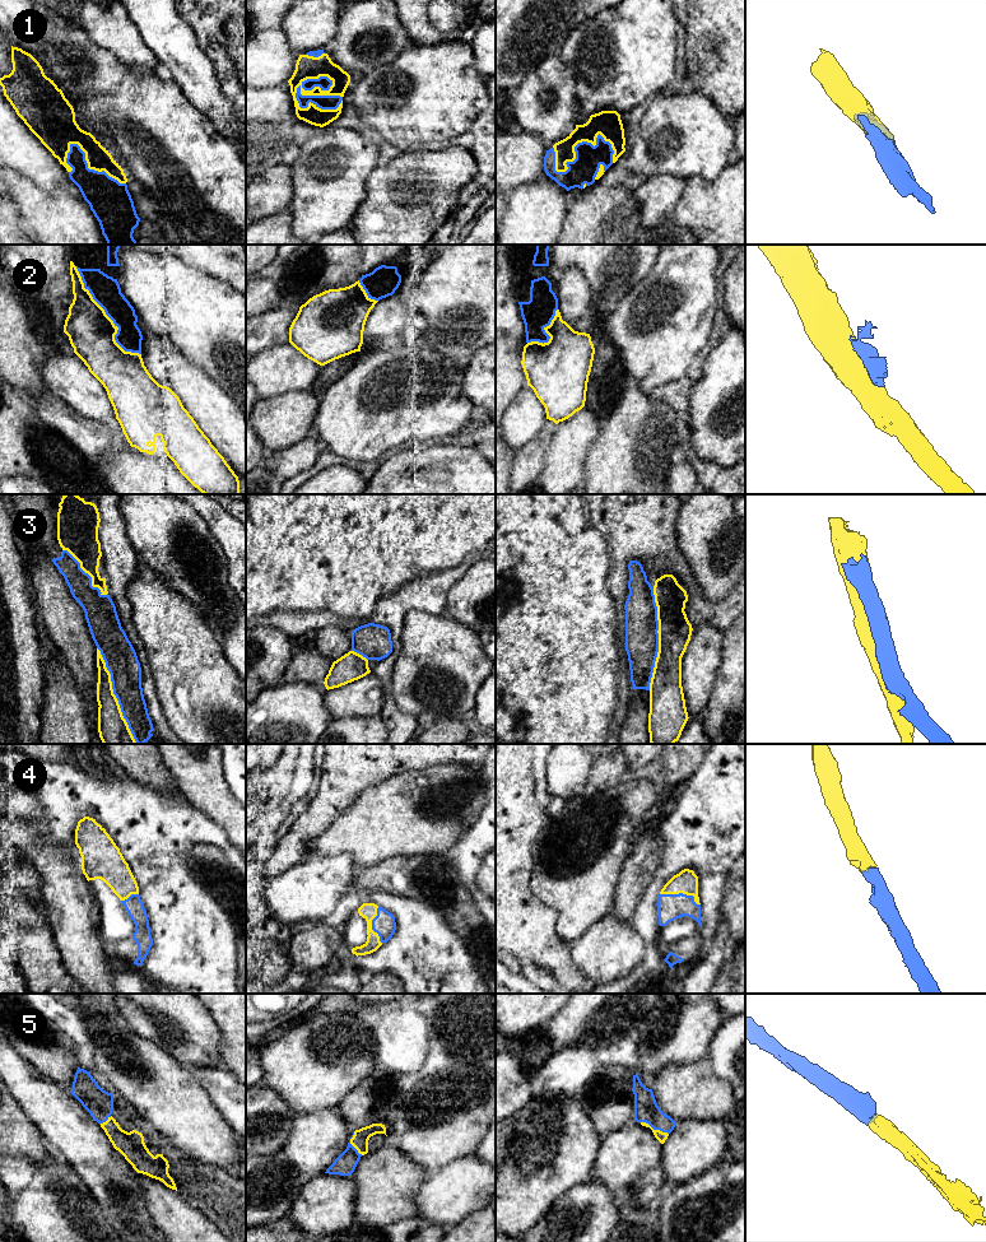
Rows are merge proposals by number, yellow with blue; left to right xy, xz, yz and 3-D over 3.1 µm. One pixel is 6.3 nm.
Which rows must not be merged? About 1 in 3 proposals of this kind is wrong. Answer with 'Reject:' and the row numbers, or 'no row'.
Reject: 2, 3

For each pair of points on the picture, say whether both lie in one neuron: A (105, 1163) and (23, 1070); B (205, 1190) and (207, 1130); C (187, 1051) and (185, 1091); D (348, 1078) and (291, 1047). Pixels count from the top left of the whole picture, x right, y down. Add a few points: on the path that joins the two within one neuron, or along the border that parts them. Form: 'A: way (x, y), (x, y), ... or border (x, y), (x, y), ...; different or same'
A: way (82, 1140), (36, 1093); same
B: border (180, 1149), (194, 1159), (226, 1168), (232, 1173); different
C: border (163, 1049), (189, 1069); different
D: way (334, 1069), (308, 1065), (305, 1061); same

